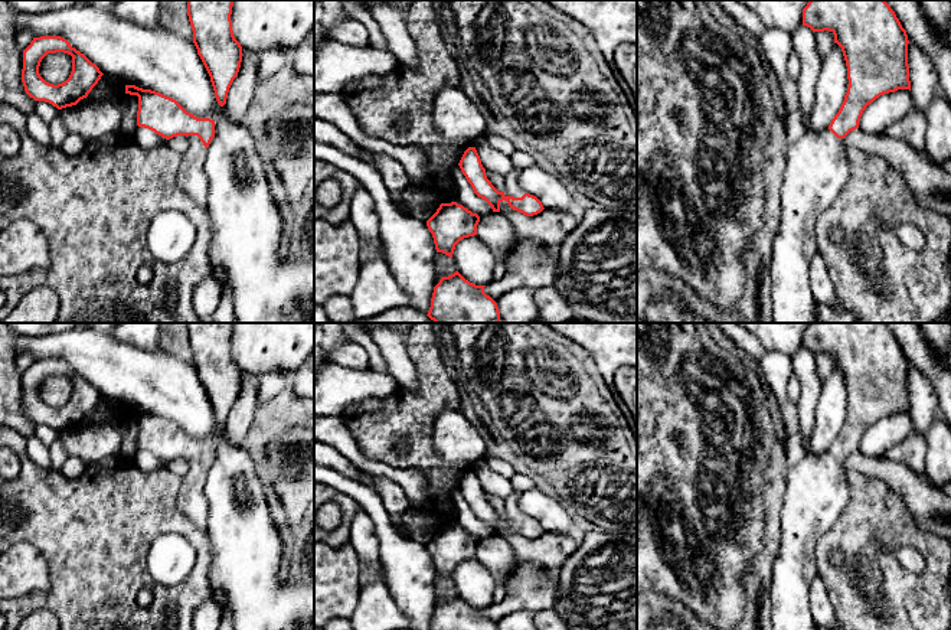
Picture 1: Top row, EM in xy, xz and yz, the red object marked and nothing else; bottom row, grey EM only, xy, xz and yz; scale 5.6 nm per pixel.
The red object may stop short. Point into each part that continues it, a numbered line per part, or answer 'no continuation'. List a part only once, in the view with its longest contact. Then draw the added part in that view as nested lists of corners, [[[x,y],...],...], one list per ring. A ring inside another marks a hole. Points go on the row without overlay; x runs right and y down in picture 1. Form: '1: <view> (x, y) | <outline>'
1: xz (512, 511) | [[[514,490],[507,499],[504,506],[504,519],[522,520],[526,515],[519,509],[517,499],[522,492]]]

